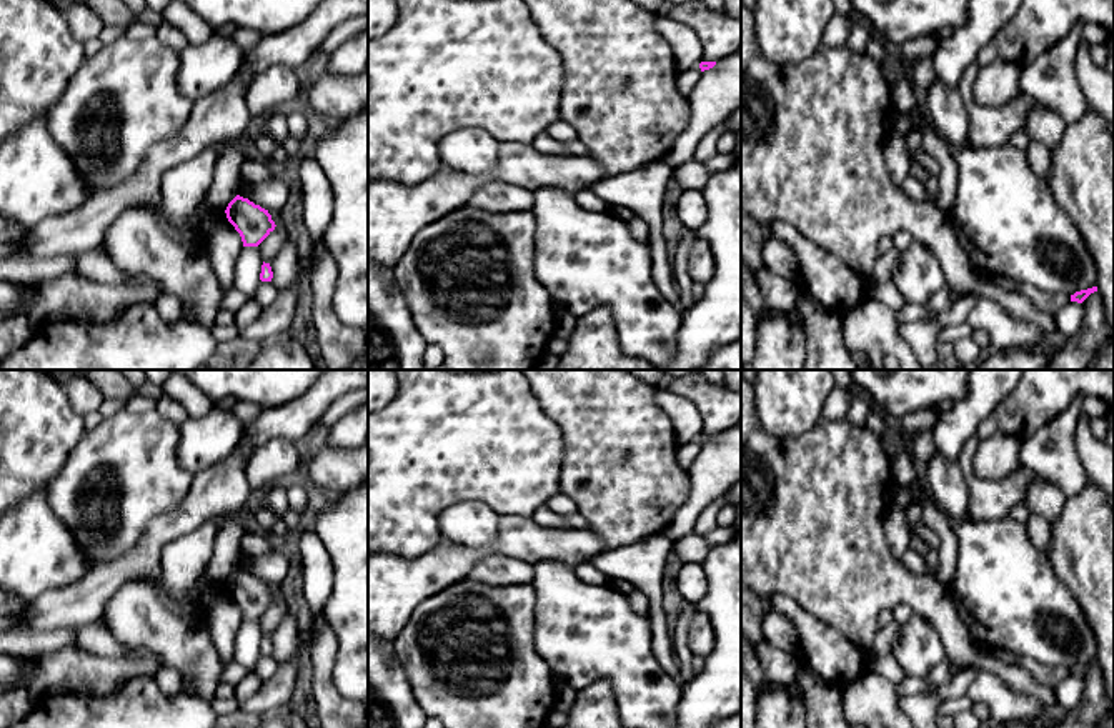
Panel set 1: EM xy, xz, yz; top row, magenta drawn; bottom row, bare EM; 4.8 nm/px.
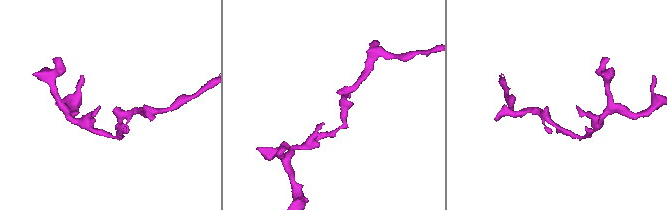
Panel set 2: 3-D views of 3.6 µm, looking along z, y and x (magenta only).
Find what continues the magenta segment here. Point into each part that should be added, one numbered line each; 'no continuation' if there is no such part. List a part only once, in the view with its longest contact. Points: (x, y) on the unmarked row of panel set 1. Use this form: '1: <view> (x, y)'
no continuation

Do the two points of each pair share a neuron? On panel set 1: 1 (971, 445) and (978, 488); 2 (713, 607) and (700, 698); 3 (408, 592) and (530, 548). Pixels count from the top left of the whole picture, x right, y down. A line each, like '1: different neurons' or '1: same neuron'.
1: same neuron
2: same neuron
3: same neuron

